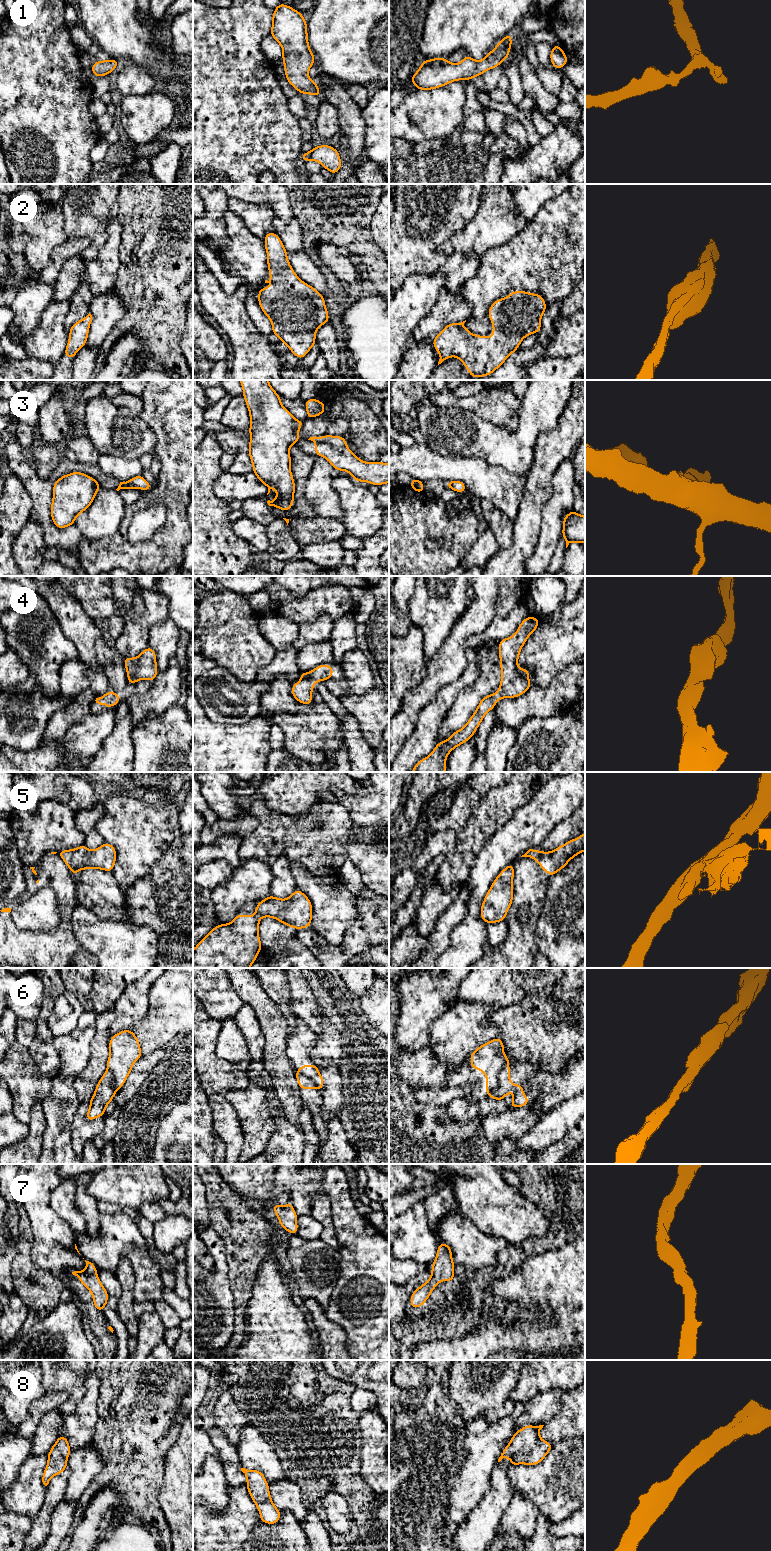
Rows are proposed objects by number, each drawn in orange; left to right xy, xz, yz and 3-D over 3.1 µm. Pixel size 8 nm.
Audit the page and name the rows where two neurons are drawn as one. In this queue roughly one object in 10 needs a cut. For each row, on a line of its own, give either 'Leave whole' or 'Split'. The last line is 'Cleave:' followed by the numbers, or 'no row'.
1: Leave whole
2: Leave whole
3: Split
4: Leave whole
5: Split
6: Split
7: Leave whole
8: Leave whole
Cleave: 3, 5, 6

